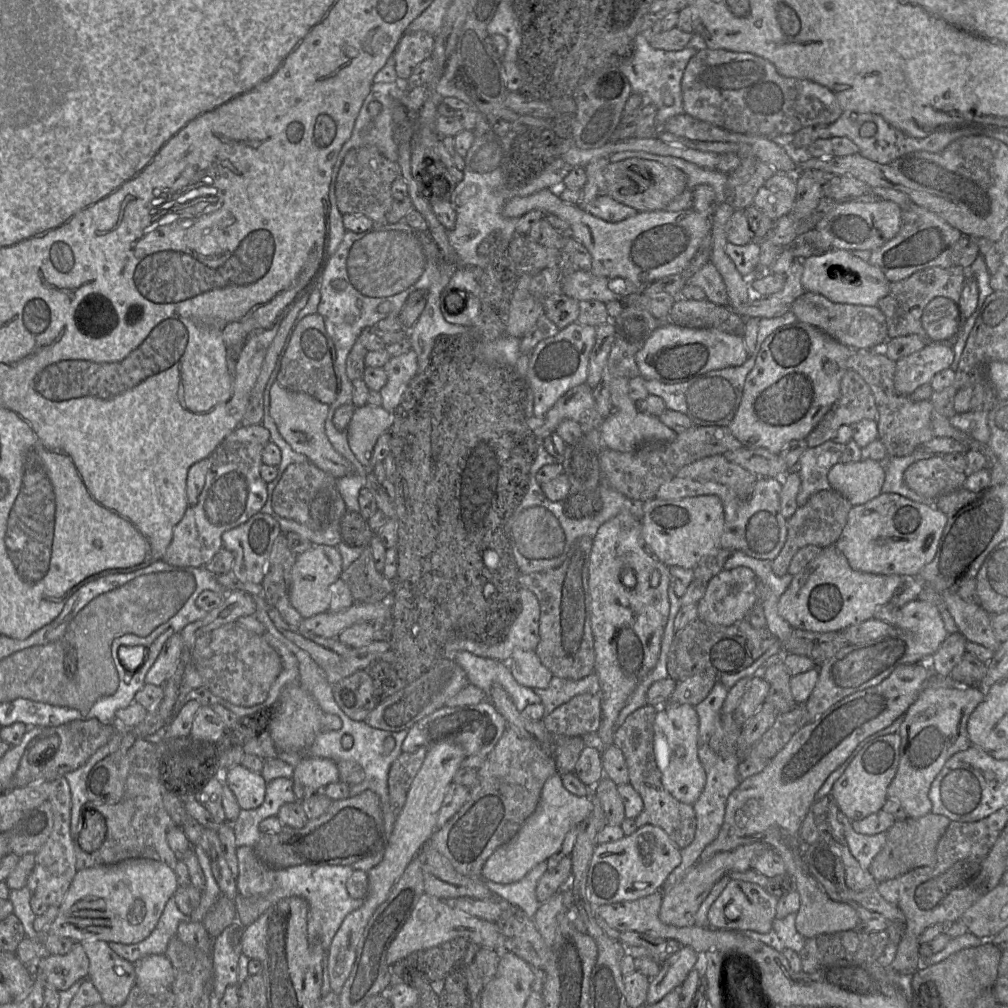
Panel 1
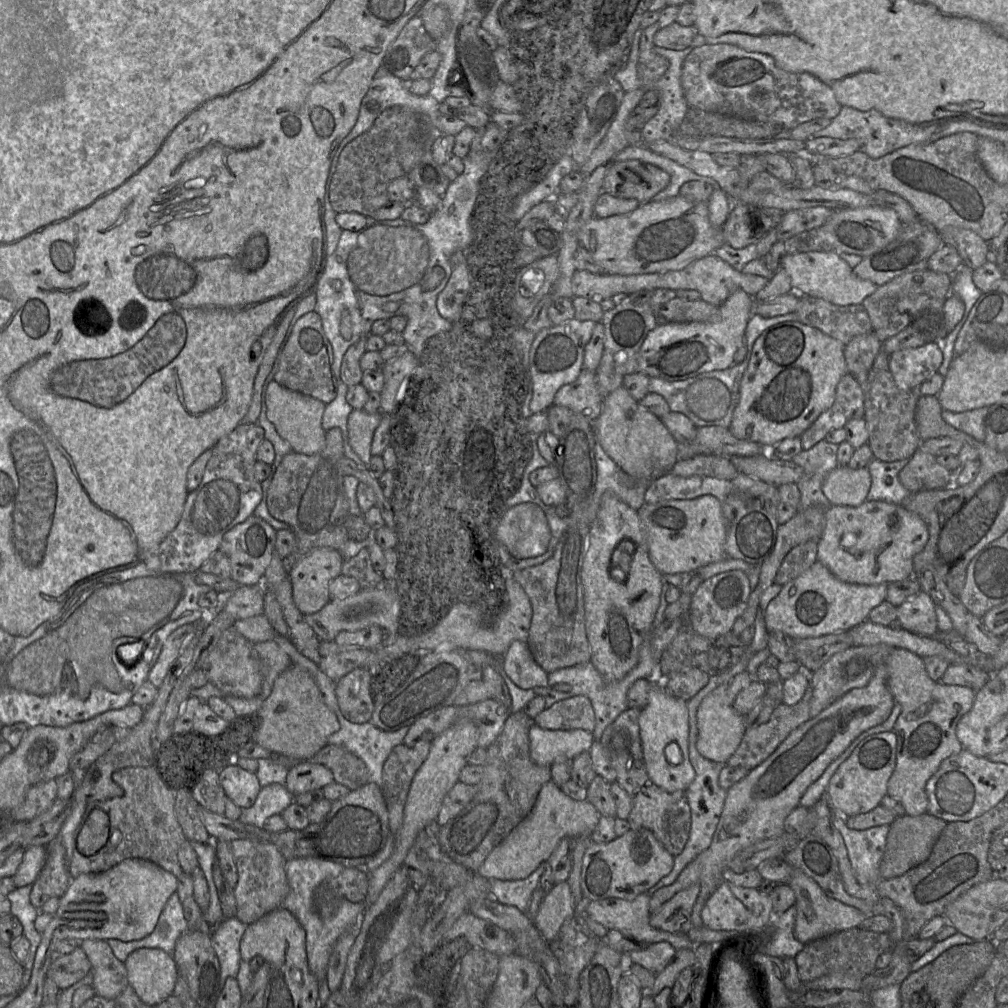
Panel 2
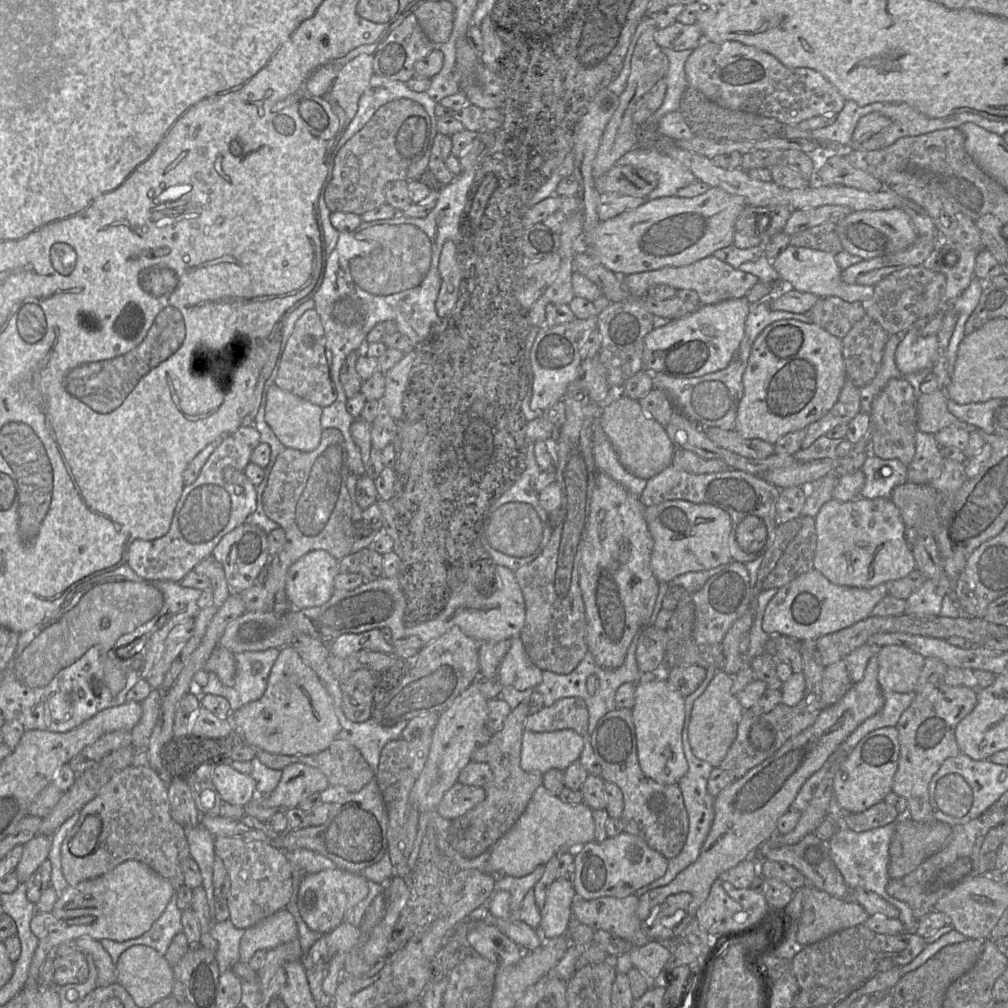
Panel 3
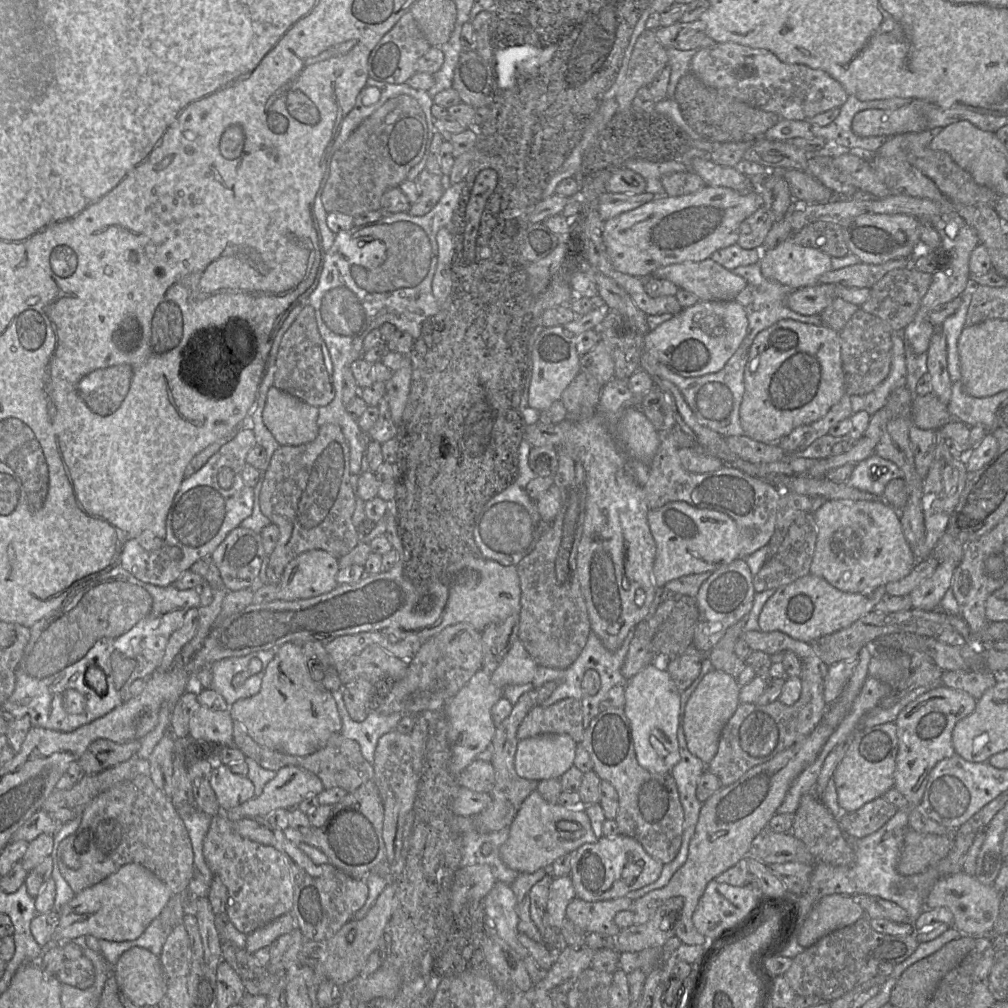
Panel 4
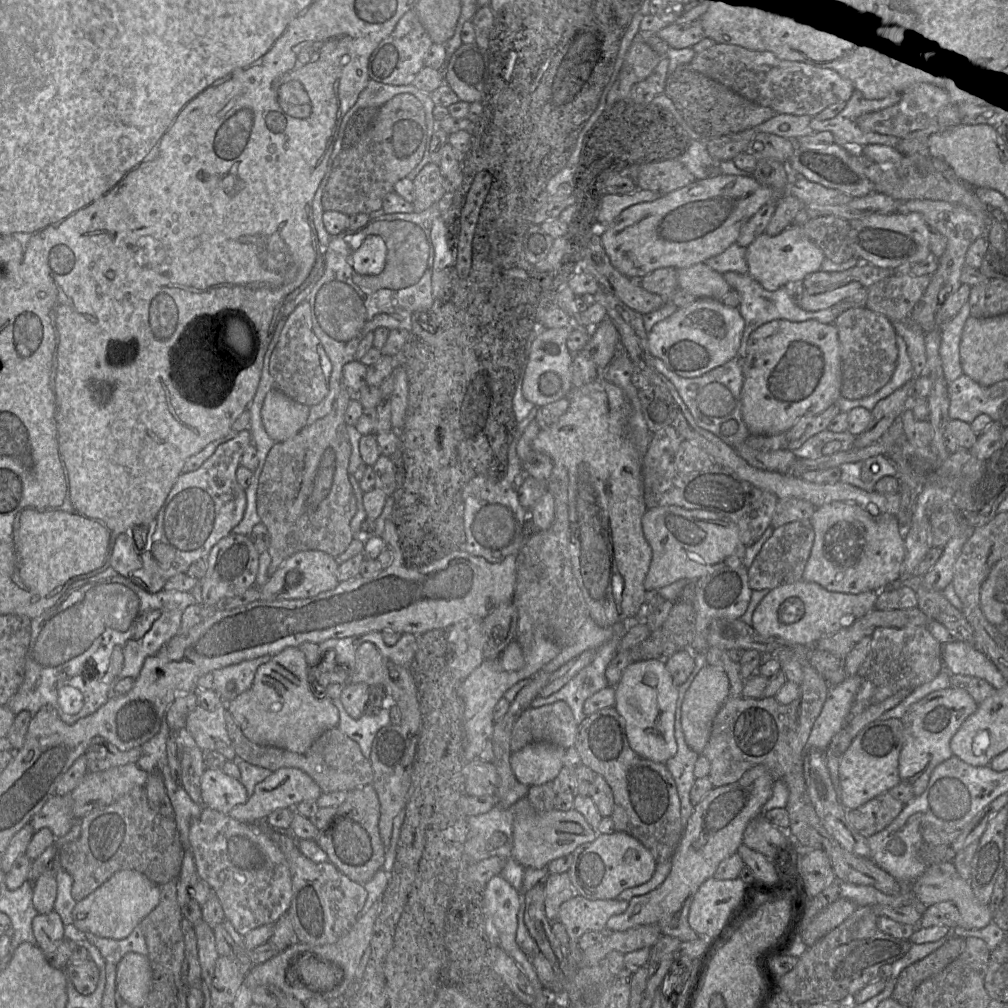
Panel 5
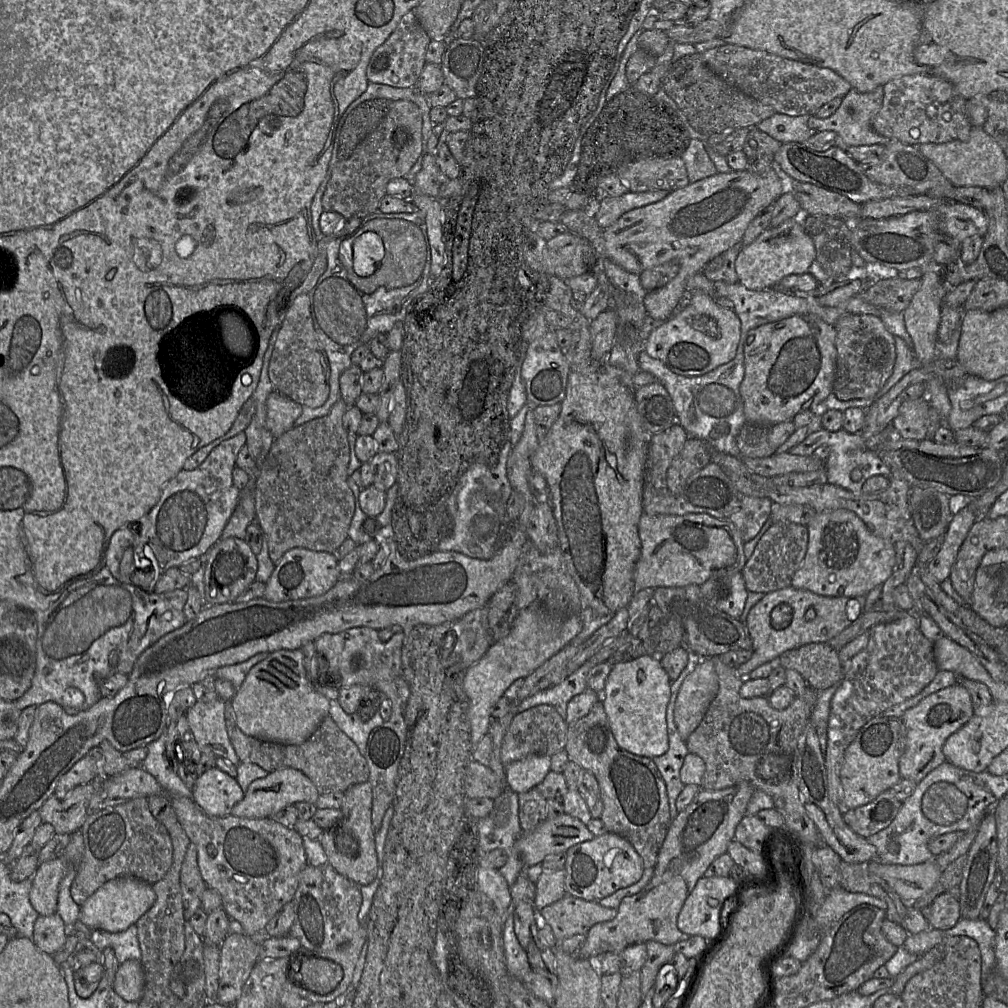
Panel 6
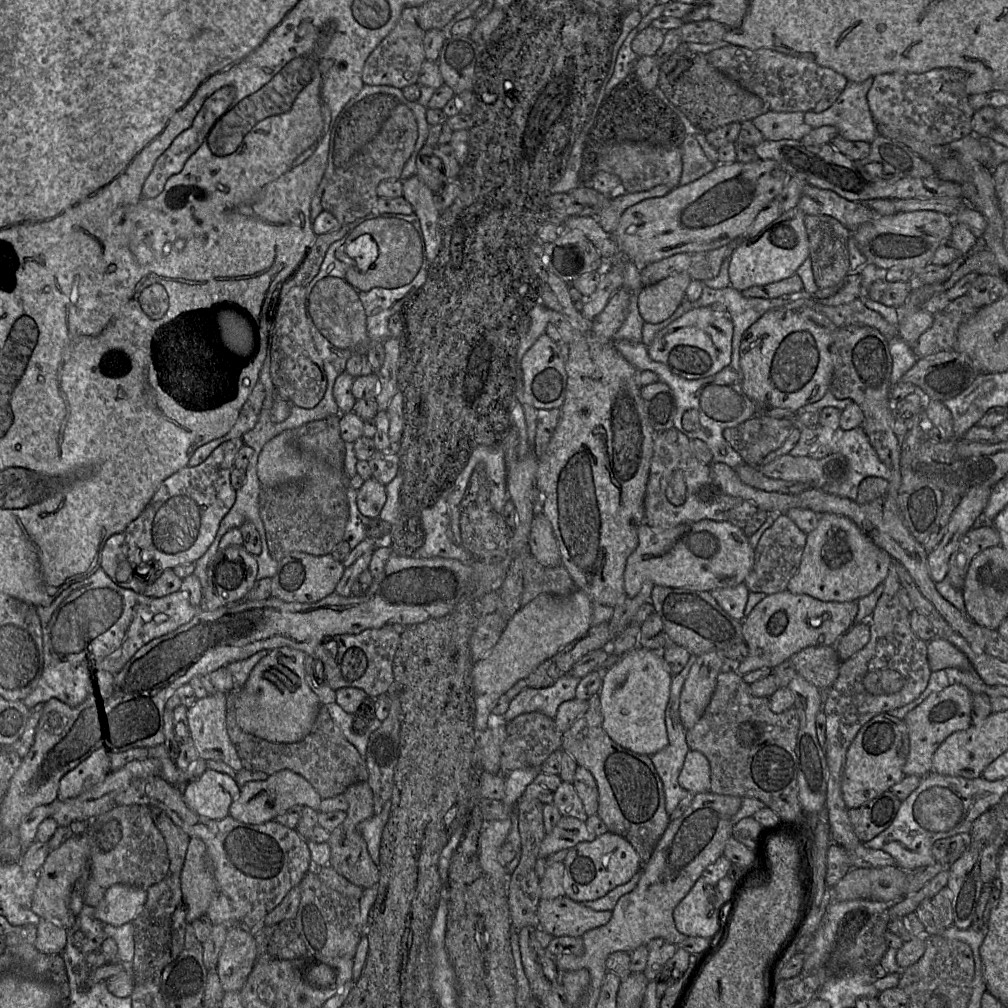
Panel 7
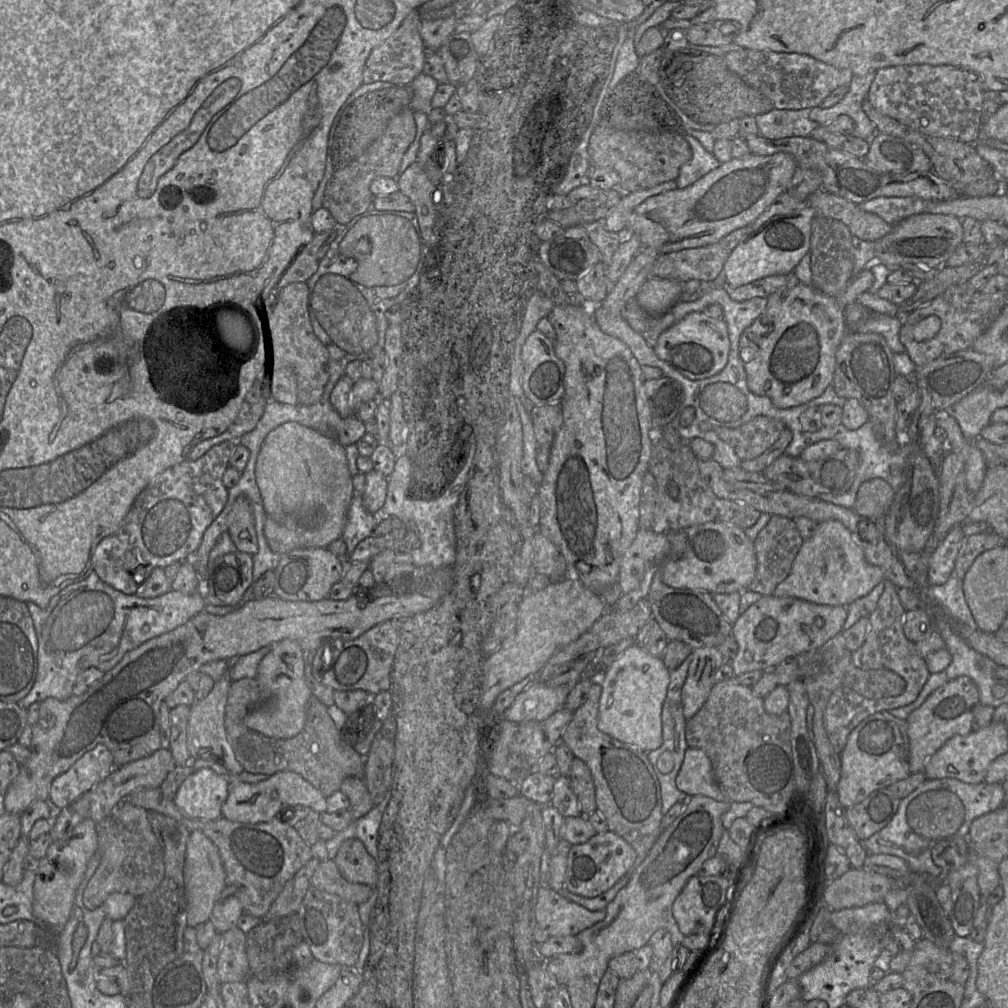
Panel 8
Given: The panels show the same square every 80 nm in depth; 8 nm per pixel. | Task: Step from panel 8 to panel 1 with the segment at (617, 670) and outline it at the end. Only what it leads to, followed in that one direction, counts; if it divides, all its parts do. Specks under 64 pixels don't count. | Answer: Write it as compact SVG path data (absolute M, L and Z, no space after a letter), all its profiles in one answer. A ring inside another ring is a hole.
M664 704L659 707L654 721L653 749L665 790L678 801L692 805L700 797L706 773L697 751L698 716L689 704Z

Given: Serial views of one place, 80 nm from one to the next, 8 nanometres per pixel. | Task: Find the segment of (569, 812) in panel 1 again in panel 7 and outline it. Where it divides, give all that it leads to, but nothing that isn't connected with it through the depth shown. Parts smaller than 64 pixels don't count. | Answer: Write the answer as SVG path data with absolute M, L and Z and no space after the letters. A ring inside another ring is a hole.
M562 816L541 842L539 858L547 858L557 851L570 849L580 842L592 842L596 838L597 835L587 827L586 822Z

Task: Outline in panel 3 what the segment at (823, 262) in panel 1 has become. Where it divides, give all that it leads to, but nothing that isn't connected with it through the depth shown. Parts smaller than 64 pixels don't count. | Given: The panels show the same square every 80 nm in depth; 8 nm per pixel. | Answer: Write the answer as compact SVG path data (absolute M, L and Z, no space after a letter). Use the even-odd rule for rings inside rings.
M789 245L771 264L787 289L812 293L819 298L838 297L849 303L863 302L871 298L874 292L874 286L845 283L841 279L842 269L836 263L835 255L827 252Z

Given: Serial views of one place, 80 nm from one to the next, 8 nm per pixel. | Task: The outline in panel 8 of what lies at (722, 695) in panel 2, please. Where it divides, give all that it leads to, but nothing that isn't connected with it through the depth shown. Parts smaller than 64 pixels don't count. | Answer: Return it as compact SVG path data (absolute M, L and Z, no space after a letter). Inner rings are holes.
M717 647L693 649L688 675L681 692L683 716L692 718L706 702L715 684L715 672L724 664Z

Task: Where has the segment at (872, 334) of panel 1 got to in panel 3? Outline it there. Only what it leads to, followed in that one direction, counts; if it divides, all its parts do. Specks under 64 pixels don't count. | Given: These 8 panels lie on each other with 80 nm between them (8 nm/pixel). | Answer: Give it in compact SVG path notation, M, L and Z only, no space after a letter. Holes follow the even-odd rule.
M838 297L819 298L806 314L812 323L840 339L866 315L861 302L849 303Z

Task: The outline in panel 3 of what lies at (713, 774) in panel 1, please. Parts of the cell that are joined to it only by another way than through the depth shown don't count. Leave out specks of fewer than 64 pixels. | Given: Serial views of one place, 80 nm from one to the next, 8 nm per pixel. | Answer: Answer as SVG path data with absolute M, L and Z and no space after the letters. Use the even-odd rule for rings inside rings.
M715 667L707 668L706 676L703 682L693 693L686 696L684 699L685 719L684 719L683 730L682 730L682 742L683 742L684 754L688 763L688 771L679 780L678 785L681 789L684 804L688 813L688 834L687 834L686 842L684 844L683 849L679 853L679 855L668 861L667 870L662 877L638 889L634 893L639 898L650 890L669 884L681 871L683 871L689 865L694 863L696 859L698 858L701 851L701 847L703 843L705 842L709 834L709 831L711 829L711 826L714 820L714 815L715 815L715 812L714 812L715 797L708 793L707 783L708 783L710 773L714 767L709 762L697 758L695 754L693 753L689 743L689 739L688 739L688 726L690 723L691 712L692 712L692 708L693 708L693 704L695 700L706 690L707 686L709 685L709 683L715 676L716 672L718 671L719 670Z

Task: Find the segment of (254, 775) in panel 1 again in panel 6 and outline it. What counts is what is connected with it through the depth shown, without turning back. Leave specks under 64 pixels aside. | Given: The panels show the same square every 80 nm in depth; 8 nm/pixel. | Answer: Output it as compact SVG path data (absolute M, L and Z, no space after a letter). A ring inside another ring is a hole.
M212 767L197 778L191 798L205 814L224 817L244 798L244 792L235 778Z

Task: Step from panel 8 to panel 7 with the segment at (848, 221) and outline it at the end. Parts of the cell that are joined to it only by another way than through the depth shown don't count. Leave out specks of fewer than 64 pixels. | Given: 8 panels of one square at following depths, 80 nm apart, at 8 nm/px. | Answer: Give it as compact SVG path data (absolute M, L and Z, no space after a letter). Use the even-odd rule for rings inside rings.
M806 184L797 206L805 215L831 216L852 233L878 215L866 203L849 201L837 193Z

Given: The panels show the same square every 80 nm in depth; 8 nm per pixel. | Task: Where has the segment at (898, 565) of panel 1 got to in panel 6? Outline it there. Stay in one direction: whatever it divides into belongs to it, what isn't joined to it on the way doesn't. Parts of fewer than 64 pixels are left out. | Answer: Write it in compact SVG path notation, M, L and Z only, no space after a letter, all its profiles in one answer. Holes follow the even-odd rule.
M846 509L819 512L808 524L808 548L791 586L829 597L863 597L890 577L896 561L894 545L874 535L857 514Z

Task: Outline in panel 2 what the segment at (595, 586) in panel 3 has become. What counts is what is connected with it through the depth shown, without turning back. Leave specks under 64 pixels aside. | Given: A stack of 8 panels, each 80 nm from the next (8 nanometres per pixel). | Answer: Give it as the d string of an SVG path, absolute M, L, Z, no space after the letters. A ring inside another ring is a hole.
M605 495L589 529L581 581L591 662L608 682L623 679L638 663L640 648L652 634L664 576L650 560L638 511L614 495Z

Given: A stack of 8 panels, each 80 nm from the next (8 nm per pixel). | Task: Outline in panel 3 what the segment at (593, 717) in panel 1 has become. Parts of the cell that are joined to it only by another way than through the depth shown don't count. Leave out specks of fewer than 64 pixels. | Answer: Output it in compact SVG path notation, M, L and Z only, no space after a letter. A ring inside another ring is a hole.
M580 697L563 698L550 707L544 707L535 714L527 716L525 730L551 732L571 729L589 740L588 709Z

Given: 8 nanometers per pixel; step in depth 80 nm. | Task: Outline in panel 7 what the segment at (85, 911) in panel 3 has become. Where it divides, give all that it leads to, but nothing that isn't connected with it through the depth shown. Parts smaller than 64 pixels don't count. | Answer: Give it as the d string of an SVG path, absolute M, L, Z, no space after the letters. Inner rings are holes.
M124 885L110 886L95 907L94 916L103 924L121 926L131 922L142 910L147 899L147 890Z

